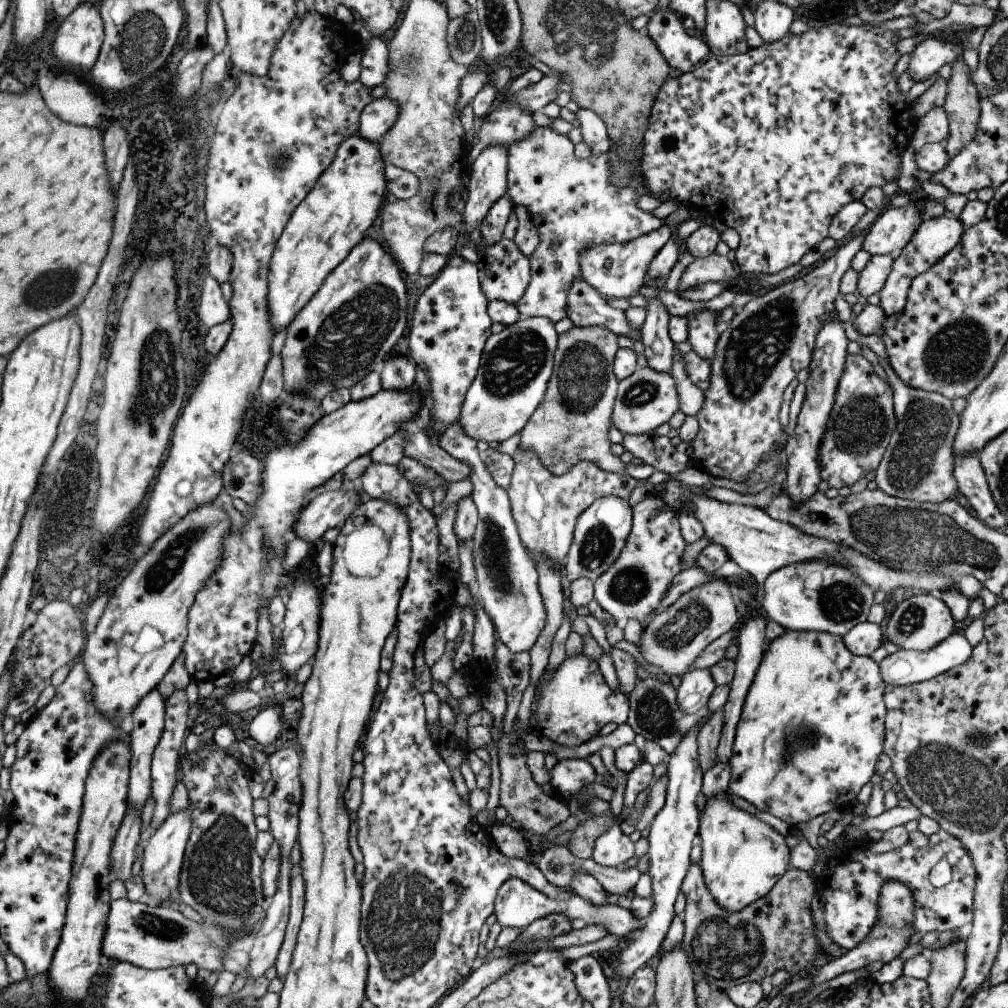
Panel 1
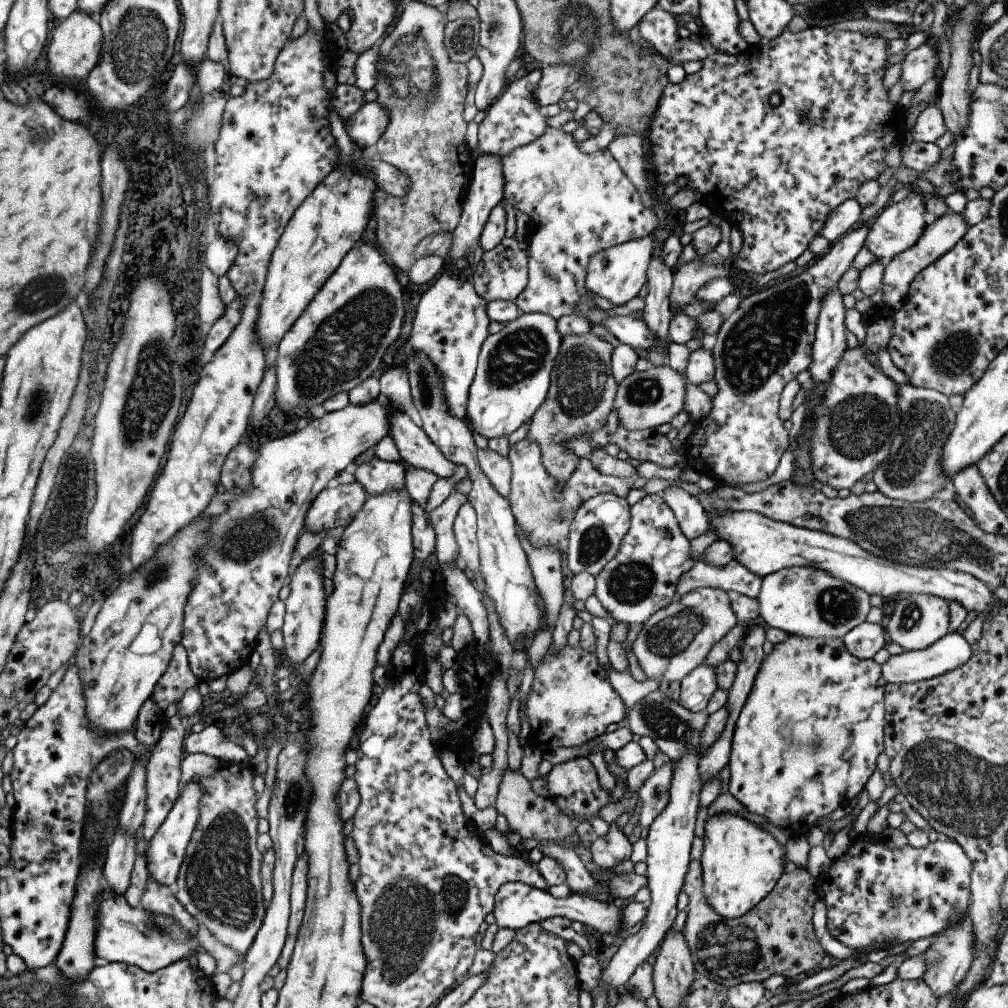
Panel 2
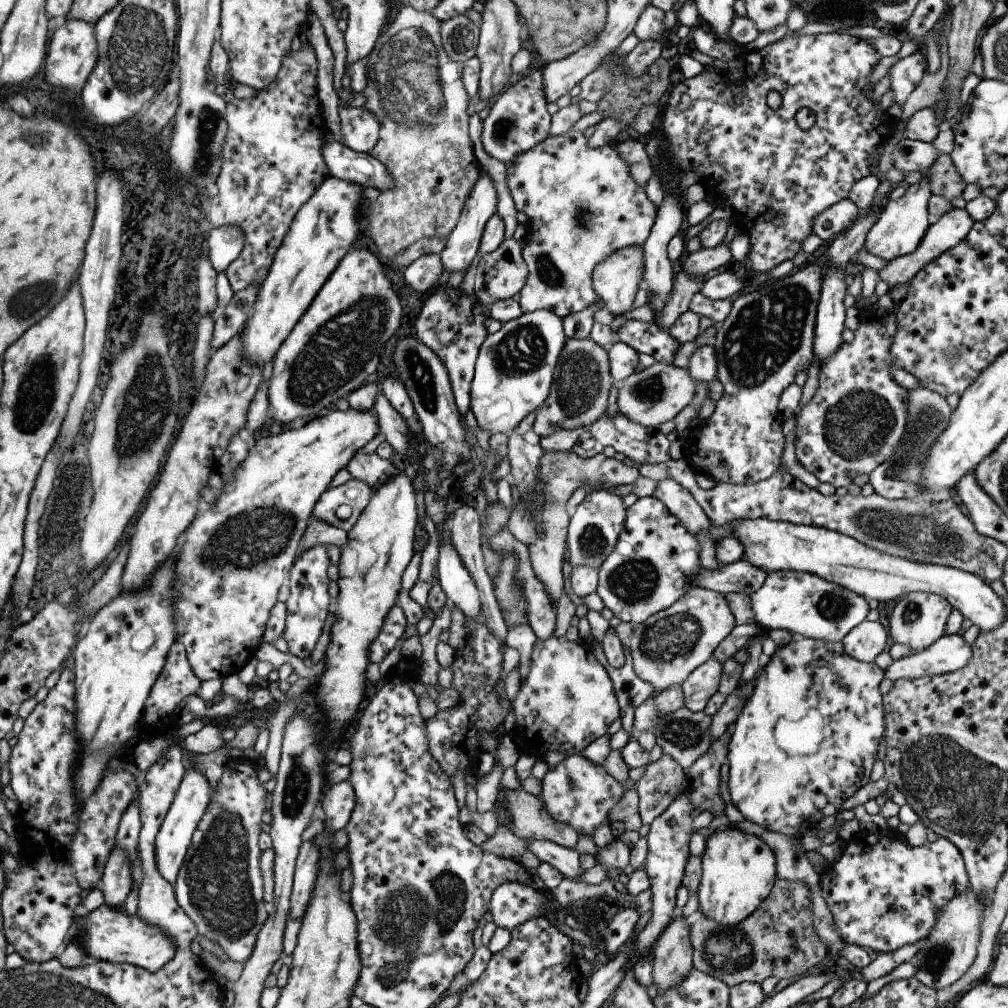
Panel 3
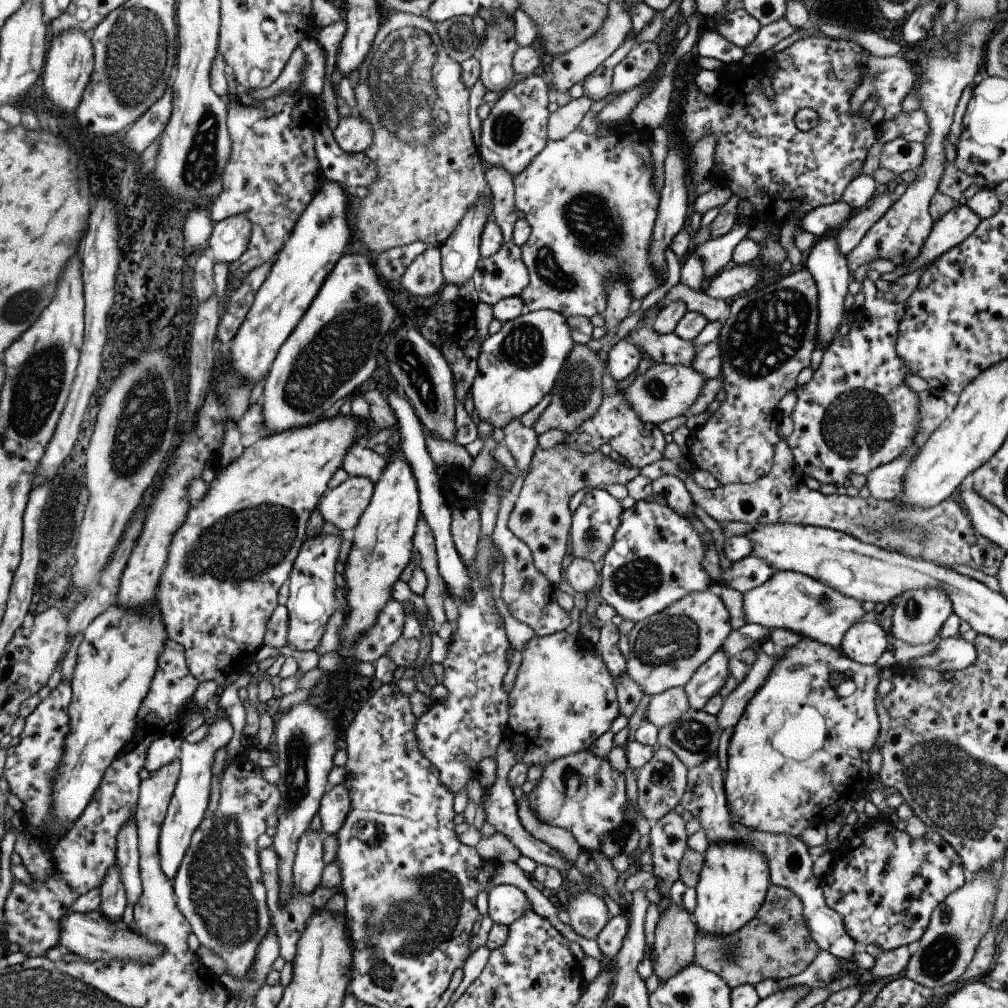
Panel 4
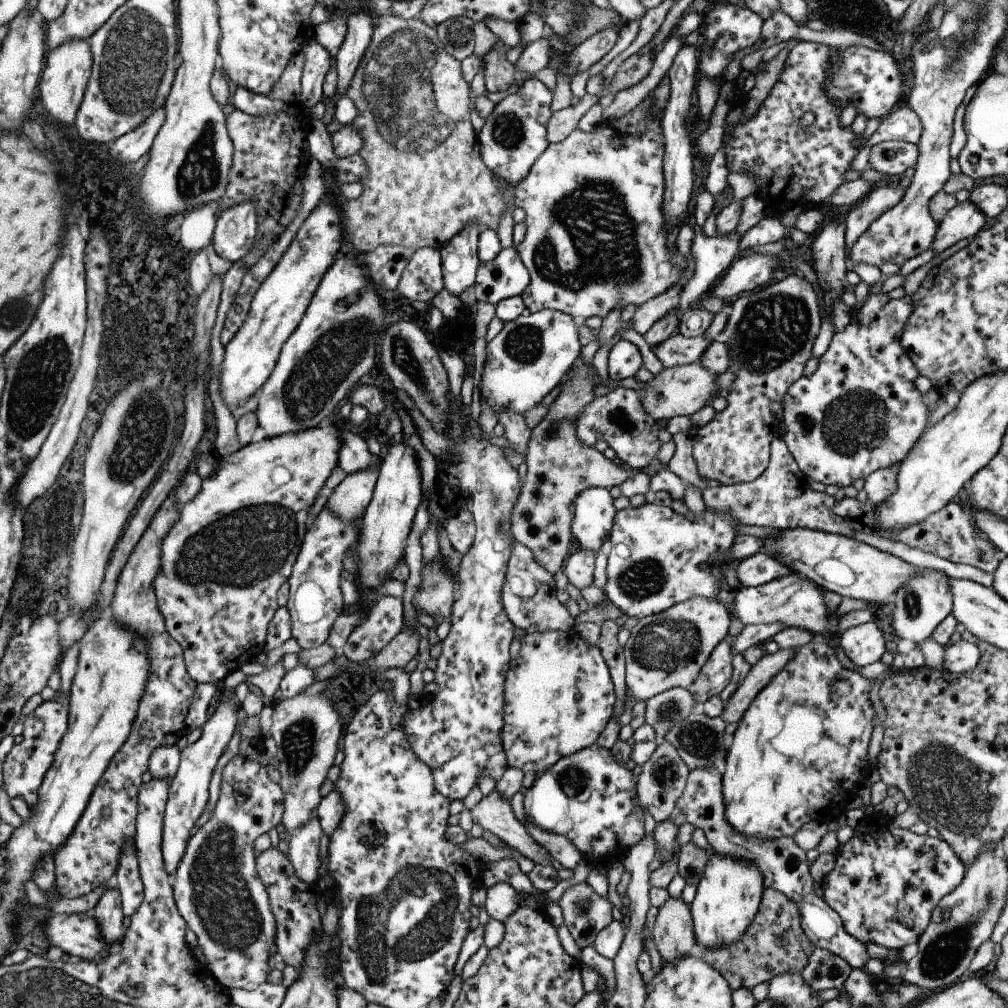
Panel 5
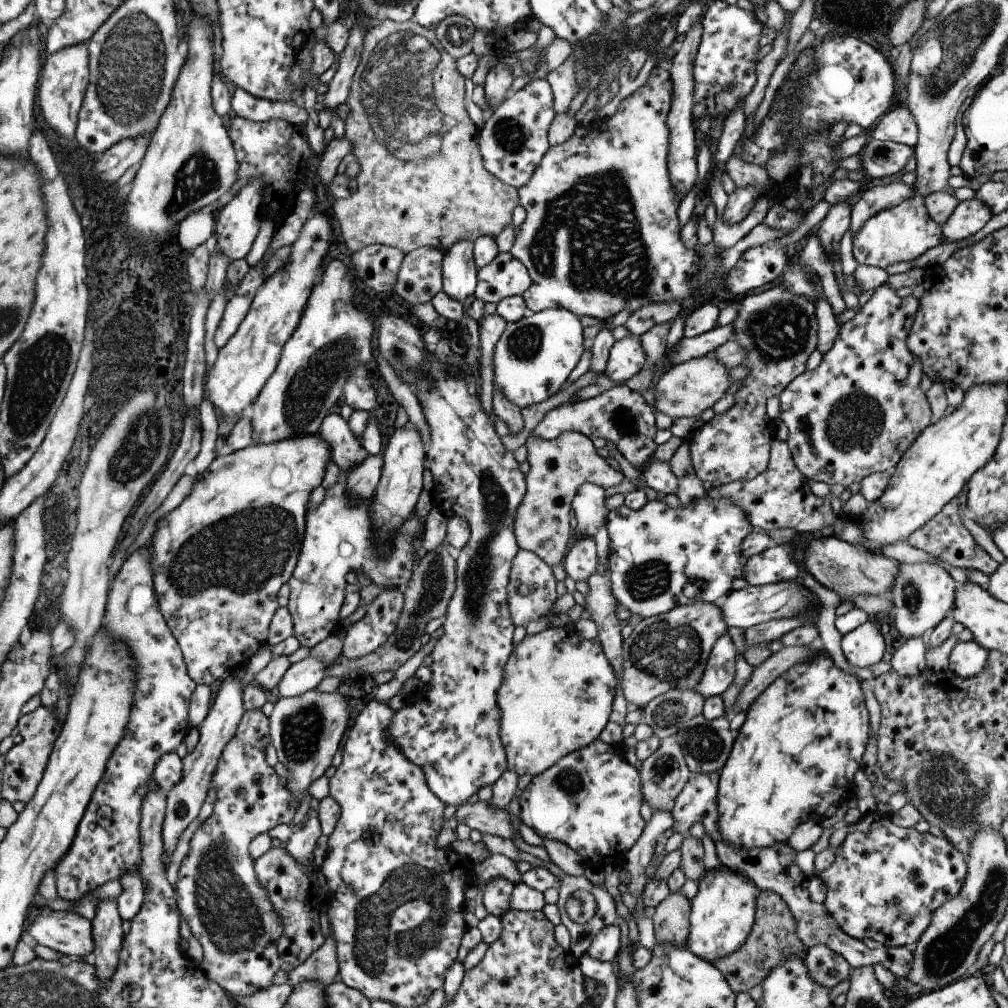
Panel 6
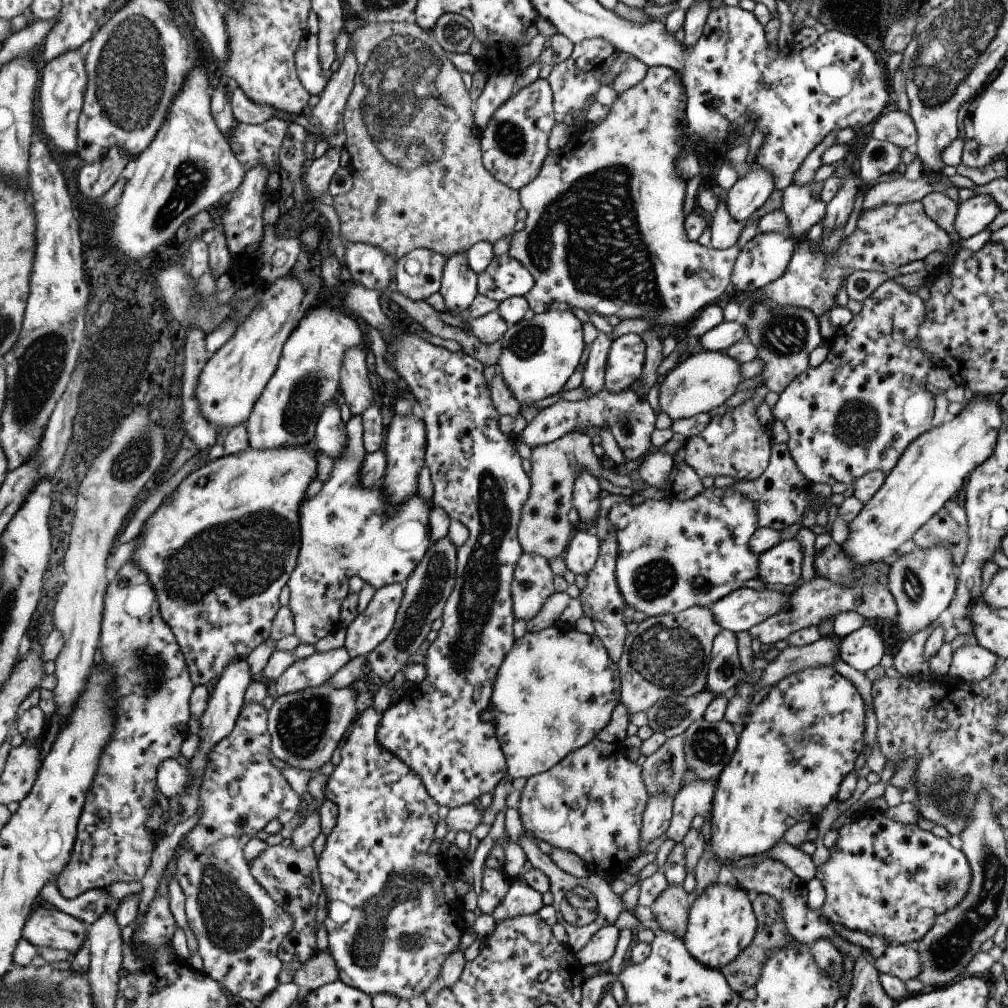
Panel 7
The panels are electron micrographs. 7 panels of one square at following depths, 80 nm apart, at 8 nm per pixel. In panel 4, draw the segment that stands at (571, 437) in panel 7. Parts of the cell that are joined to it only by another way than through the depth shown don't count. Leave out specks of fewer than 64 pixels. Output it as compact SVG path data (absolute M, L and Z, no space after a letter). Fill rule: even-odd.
M573 343L549 392L551 395L549 404L532 424L534 433L540 435L549 429L569 432L577 428L589 416L593 416L605 398L601 393L603 370L606 370L606 366L597 357L597 352L589 350L585 344ZM564 443L550 449L535 447L528 473L509 513L506 527L529 548L534 567L552 584L561 580L561 561L569 540L570 516L567 502L581 488L595 488L599 484L626 485L639 475L638 468L617 462L599 451L580 453Z

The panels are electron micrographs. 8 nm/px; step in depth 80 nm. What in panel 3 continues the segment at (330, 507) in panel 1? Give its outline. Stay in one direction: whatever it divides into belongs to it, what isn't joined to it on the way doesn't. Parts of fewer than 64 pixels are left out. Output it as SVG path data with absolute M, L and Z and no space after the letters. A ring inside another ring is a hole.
M349 479L336 487L327 487L314 504L311 516L346 532L355 524L373 493L372 488L357 479ZM337 506L349 506L351 514L343 521L335 517Z

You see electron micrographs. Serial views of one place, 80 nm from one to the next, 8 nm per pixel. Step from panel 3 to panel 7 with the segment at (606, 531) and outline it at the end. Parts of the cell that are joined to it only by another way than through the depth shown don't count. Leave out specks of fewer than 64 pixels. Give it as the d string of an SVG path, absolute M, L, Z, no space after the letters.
M581 470L573 480L572 507L579 515L579 522L596 520L599 505L599 484L589 470Z

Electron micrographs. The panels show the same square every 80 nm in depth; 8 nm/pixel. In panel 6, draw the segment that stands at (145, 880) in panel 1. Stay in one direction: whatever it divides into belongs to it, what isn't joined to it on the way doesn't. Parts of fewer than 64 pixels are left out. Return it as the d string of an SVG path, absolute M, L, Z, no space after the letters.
M243 670L235 672L235 678L231 676L223 678L219 685L219 690L215 694L215 700L209 707L206 716L199 726L198 744L193 750L187 751L183 758L180 758L182 769L178 776L178 781L168 790L166 795L166 807L161 827L162 850L166 856L165 866L168 866L171 852L181 836L181 832L195 820L199 814L199 807L205 794L210 787L212 774L214 773L219 755L223 747L235 734L237 724L243 715L242 691L239 688L239 680L243 674Z

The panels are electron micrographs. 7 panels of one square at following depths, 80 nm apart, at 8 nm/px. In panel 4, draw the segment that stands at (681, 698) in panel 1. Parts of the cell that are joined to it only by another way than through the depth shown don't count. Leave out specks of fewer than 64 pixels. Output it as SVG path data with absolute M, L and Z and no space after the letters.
M717 649L702 662L682 686L689 708L698 711L723 686L728 670L728 658Z

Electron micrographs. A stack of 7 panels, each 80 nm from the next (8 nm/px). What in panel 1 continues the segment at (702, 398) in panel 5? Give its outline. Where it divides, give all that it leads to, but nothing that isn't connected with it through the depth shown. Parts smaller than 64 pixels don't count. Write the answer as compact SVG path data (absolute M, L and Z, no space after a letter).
M639 368L628 378L617 384L614 406L611 414L611 424L621 434L630 436L650 434L655 428L667 423L671 416L679 409L676 385L670 372L656 372L651 368Z

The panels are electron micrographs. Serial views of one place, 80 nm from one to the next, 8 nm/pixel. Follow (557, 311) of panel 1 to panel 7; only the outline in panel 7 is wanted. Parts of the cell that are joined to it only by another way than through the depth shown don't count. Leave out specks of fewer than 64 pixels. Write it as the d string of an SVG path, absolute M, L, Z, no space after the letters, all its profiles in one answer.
M665 65L647 67L644 77L625 92L618 94L610 106L609 113L597 126L589 130L584 129L583 126L576 126L569 141L562 147L548 151L535 178L517 191L520 206L523 207L527 216L524 221L525 226L519 232L512 234L507 254L510 258L517 260L533 278L533 287L523 297L533 314L549 310L570 311L571 308L580 308L582 311L593 312L601 317L615 316L621 321L629 320L629 318L645 318L649 322L653 320L653 328L658 329L664 335L678 331L683 334L691 322L697 318L701 309L713 304L726 289L729 289L727 285L729 286L731 282L731 272L740 250L735 246L726 250L705 248L697 242L692 242L685 235L682 202L686 182L676 173L674 166L682 143L682 130L678 122L683 119L686 96L680 76L675 70Z

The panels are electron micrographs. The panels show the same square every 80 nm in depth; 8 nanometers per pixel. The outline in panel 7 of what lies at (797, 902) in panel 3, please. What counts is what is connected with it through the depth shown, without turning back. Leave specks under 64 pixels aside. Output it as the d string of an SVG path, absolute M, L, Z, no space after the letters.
M760 893L759 895L752 896L750 903L753 915L757 918L758 922L753 940L751 940L751 944L749 944L734 961L718 969L723 978L725 978L726 984L737 995L740 995L747 988L753 987L753 984L757 982L761 966L763 966L763 962L767 960L767 956L773 954L775 950L787 946L787 942L791 942L792 940L792 937L787 933L787 930L785 930L783 920L781 920L781 912L779 912L777 900L773 900L773 898L767 896L767 894Z

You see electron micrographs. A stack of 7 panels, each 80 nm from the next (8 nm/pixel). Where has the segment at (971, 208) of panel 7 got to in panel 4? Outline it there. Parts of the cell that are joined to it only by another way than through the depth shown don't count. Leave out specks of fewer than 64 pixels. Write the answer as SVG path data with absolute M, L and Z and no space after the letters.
M957 205L948 210L939 220L936 220L923 241L920 251L911 262L904 265L906 272L910 273L921 268L927 262L935 260L939 255L957 246L967 238L979 224L980 218L973 214L969 207Z

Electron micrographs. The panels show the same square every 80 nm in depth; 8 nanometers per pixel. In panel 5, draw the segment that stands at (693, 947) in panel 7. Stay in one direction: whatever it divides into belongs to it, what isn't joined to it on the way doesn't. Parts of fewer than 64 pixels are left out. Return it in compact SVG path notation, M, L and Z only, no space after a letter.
M715 852L708 855L689 905L694 940L705 949L730 945L742 936L759 908L764 889L762 874L753 863Z

